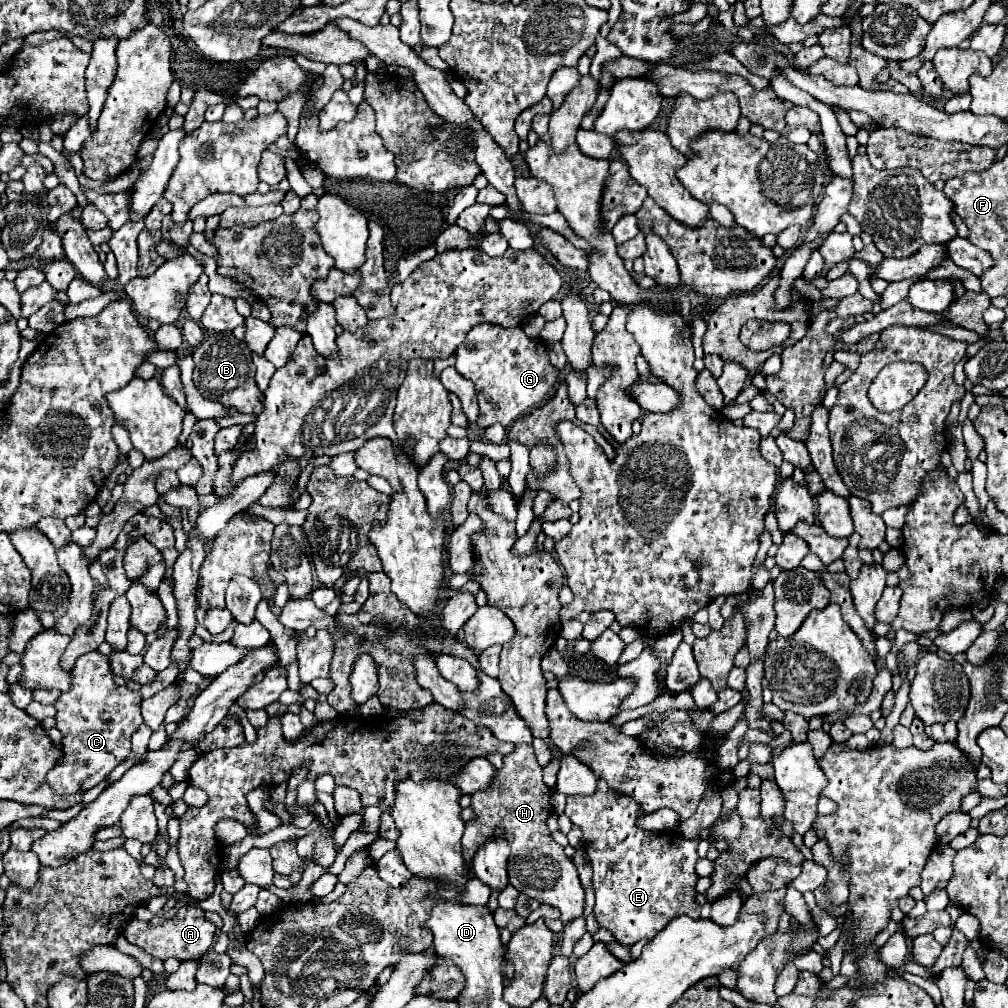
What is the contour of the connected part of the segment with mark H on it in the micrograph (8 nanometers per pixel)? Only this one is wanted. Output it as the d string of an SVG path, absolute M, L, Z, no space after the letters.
M516 745L514 753L504 757L504 767L496 773L492 783L482 791L472 793L470 797L470 807L476 815L476 821L466 823L462 835L466 867L472 865L472 857L482 847L482 843L496 837L496 829L502 829L500 837L504 837L512 849L508 855L510 885L530 899L536 899L538 903L560 909L562 923L584 915L584 889L580 885L578 871L574 863L564 855L564 849L550 837L550 831L546 827L546 819L552 813L552 789L548 789L542 781L542 769L536 763L532 745Z

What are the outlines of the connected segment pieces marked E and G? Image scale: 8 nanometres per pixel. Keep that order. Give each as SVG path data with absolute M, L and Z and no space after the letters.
M598 781L598 787L592 795L582 797L574 795L568 797L566 803L566 817L578 825L584 833L584 851L592 867L592 887L596 891L596 921L600 927L606 927L614 939L620 945L632 947L640 939L654 939L674 917L688 915L692 919L698 919L700 905L694 901L696 897L696 881L698 875L694 871L694 865L698 861L696 853L696 841L688 841L684 837L678 837L678 833L654 833L640 829L636 825L636 819L644 815L640 805L626 795L620 795L618 791L610 789L606 781Z
M490 323L476 325L468 331L466 339L456 349L454 367L462 377L470 379L476 387L478 405L480 405L480 419L478 419L480 429L486 429L494 423L502 423L504 427L510 427L518 417L522 417L522 415L530 413L532 409L540 407L542 403L546 403L546 399L550 397L548 393L550 393L550 389L554 391L554 387L558 383L558 375L560 375L560 371L550 363L546 346L540 339L528 339L520 327L502 329L502 327L490 327Z

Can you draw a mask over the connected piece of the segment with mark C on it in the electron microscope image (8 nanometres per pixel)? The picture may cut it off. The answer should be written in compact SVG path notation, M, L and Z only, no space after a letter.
M90 651L82 655L72 669L72 683L66 693L58 697L56 707L56 729L62 733L62 759L48 771L46 781L56 795L74 795L80 791L88 791L104 781L104 777L120 765L130 755L130 737L142 725L140 715L140 693L130 691L128 687L120 687L114 683L108 657L100 651Z

